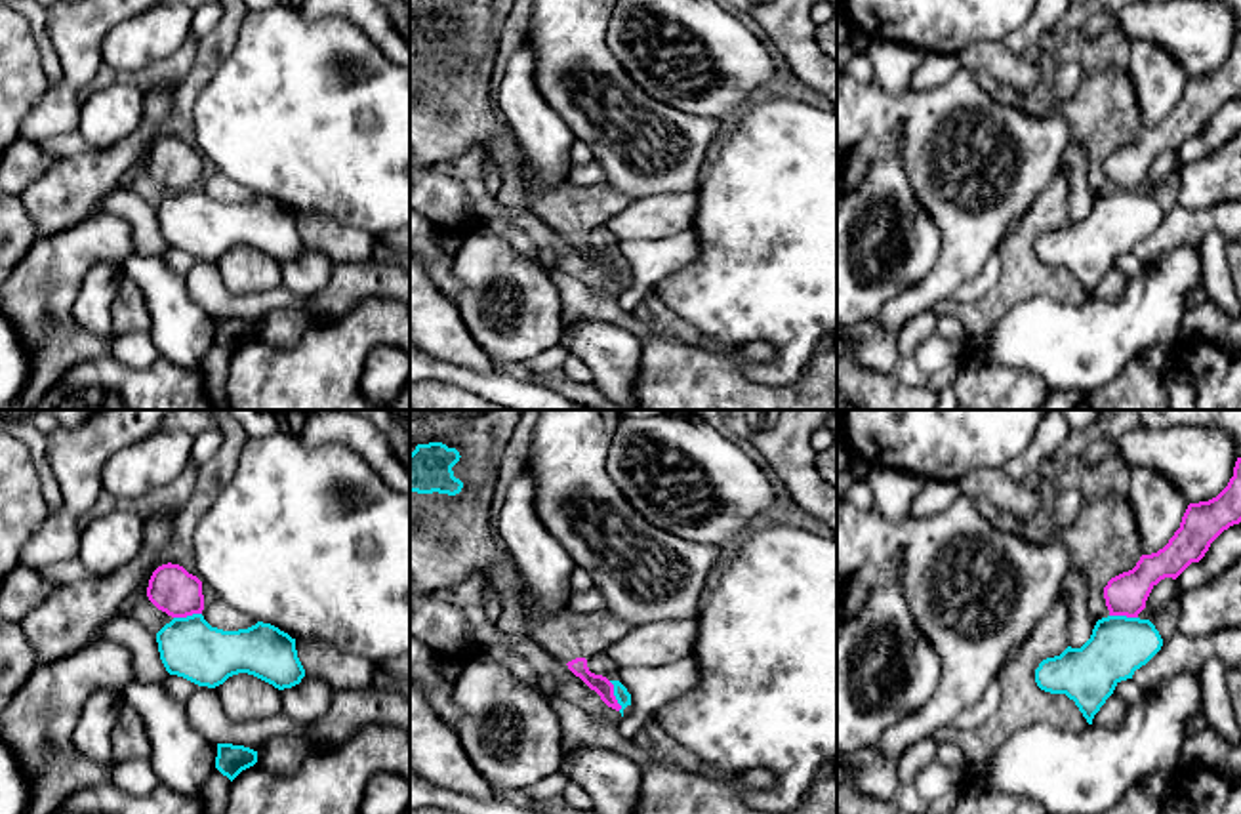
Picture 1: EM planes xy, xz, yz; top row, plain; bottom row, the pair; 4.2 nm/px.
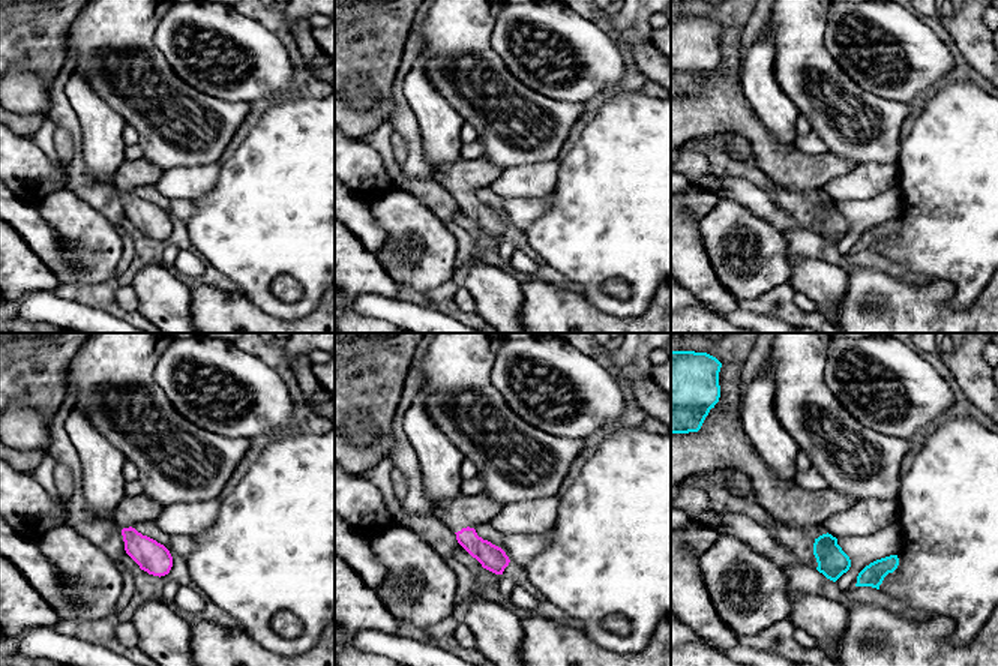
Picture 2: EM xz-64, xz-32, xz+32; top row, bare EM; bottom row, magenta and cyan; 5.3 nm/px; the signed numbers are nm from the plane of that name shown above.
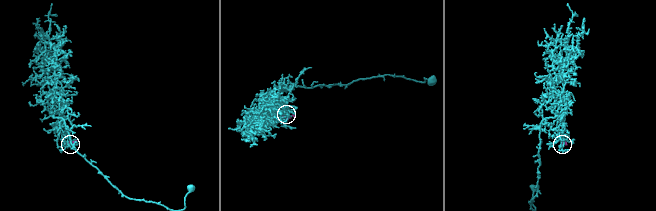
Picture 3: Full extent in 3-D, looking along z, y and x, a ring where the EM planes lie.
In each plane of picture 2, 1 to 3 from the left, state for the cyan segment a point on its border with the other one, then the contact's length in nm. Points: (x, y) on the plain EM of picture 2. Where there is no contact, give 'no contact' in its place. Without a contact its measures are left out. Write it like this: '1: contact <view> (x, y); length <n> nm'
1: no contact
2: no contact
3: no contact

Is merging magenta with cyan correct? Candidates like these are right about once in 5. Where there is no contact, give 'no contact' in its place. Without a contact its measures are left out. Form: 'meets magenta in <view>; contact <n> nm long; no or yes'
meets magenta in xz; contact 140 nm long; no

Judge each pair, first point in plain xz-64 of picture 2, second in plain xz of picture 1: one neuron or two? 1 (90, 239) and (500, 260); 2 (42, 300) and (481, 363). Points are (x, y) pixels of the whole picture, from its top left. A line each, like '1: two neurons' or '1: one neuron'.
1: one neuron
2: two neurons

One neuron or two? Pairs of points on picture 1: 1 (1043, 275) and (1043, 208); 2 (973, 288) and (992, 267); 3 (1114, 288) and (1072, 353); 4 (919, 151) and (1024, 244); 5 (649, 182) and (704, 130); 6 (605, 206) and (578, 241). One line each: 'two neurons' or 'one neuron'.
1: one neuron
2: one neuron
3: two neurons
4: two neurons
5: one neuron
6: one neuron

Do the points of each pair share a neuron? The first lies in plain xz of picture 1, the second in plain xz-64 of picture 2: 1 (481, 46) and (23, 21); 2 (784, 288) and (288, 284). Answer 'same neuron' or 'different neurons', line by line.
1: same neuron
2: different neurons

